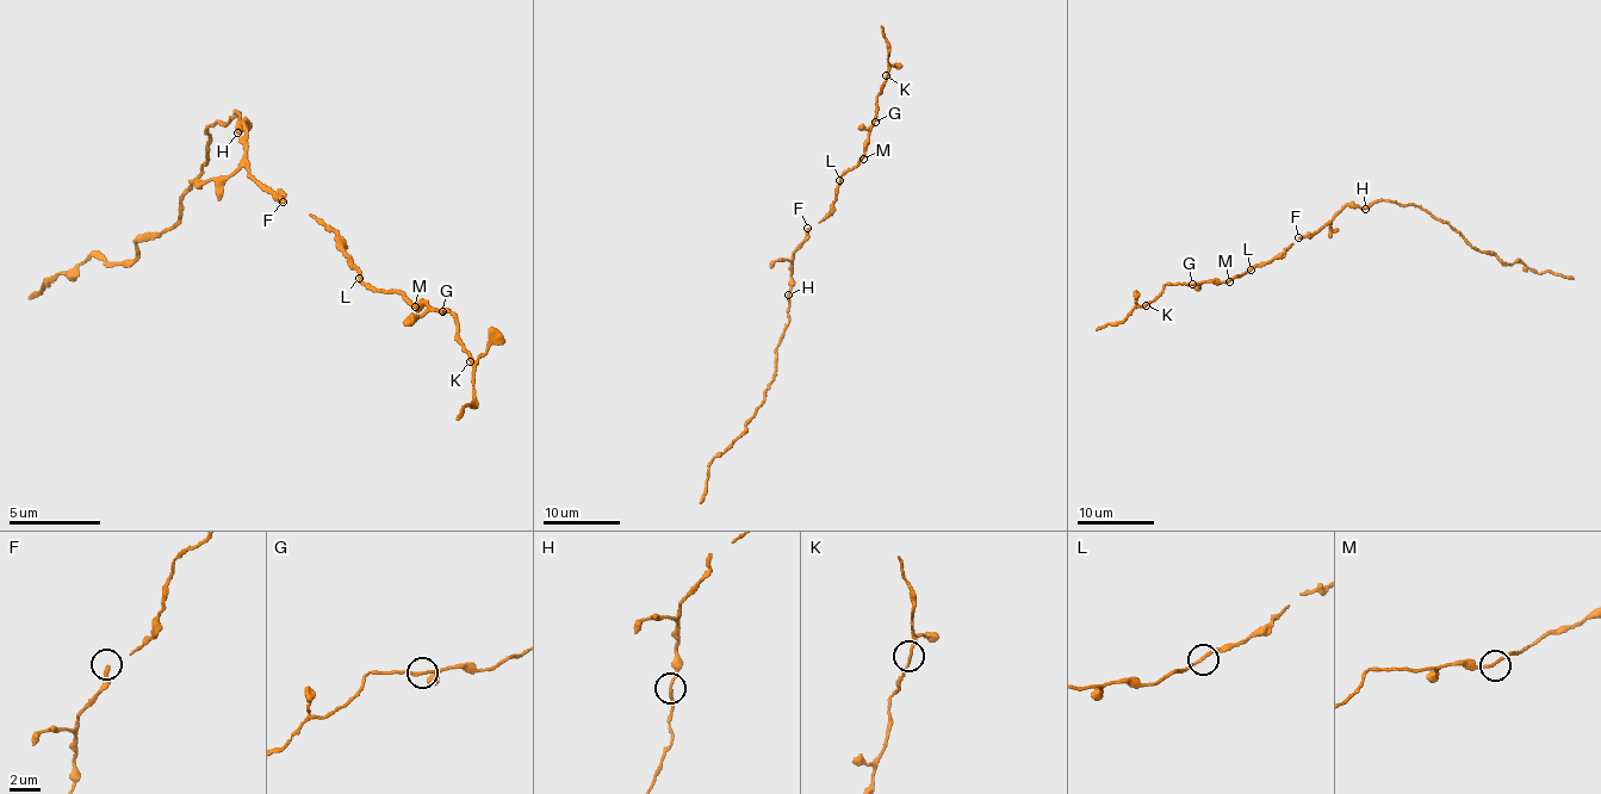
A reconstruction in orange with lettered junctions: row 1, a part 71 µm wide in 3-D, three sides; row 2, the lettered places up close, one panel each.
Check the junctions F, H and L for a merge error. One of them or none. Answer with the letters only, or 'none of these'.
none of these

